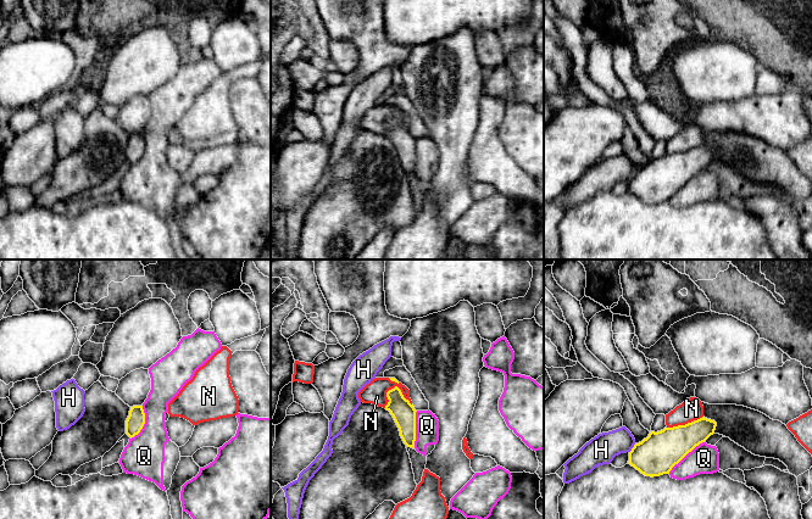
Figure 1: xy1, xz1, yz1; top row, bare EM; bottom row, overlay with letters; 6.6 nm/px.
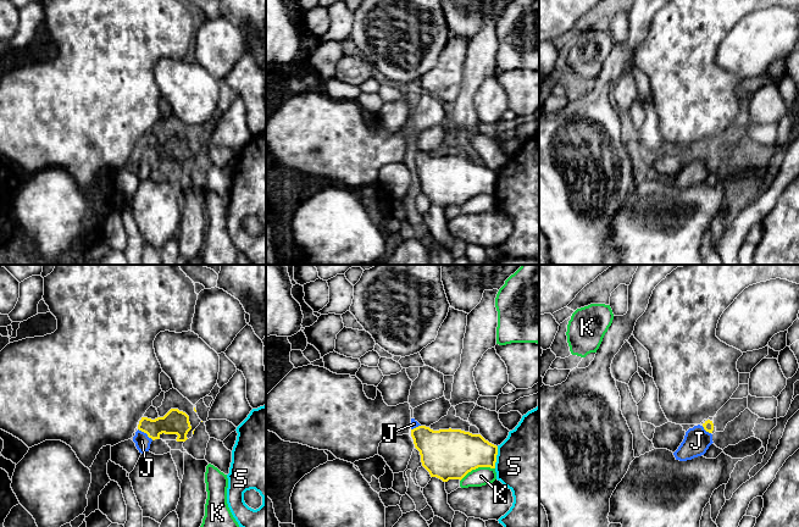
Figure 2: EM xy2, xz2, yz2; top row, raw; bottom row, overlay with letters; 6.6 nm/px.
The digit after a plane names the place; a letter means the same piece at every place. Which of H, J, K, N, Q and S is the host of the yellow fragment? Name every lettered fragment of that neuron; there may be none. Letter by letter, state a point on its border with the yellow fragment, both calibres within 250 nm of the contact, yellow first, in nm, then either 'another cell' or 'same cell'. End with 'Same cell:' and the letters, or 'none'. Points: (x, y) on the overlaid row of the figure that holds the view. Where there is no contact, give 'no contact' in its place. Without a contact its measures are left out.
H: yz1 (632, 448) | 260/190 nm | another cell
J: xy2 (145, 432) | 160/100 nm | same cell
K: xz2 (477, 467) | 340/120 nm | another cell
N: xz1 (400, 390) | 160/150 nm | another cell
Q: yz1 (685, 455) | 260/190 nm | another cell
S: xz2 (495, 458) | 280/480 nm | another cell
Same cell: J

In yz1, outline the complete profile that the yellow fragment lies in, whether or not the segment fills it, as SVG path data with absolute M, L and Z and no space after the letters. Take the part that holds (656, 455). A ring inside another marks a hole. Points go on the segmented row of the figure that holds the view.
M705 417L661 431L650 431L641 442L635 443L629 452L628 464L645 476L669 474L696 446L714 434L717 423Z

